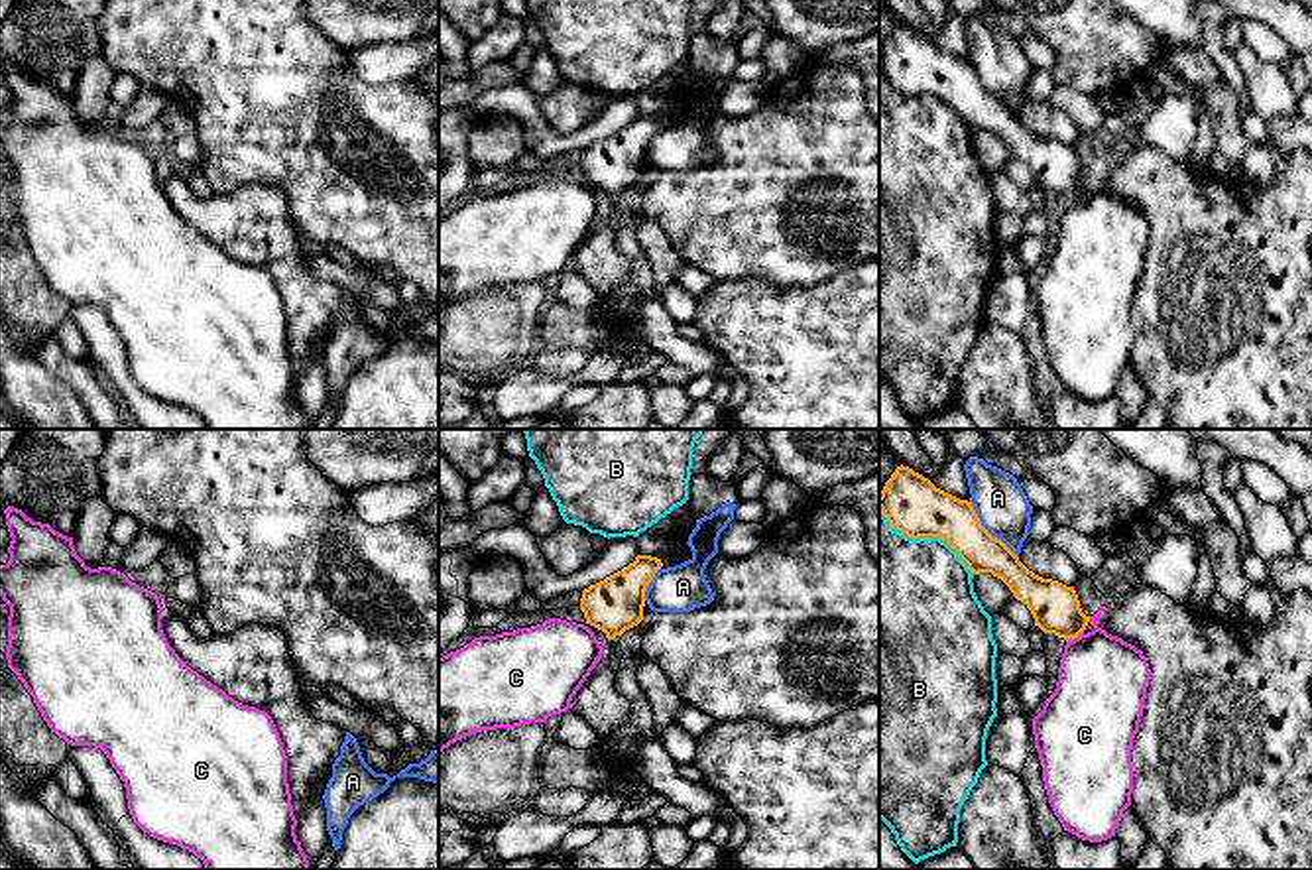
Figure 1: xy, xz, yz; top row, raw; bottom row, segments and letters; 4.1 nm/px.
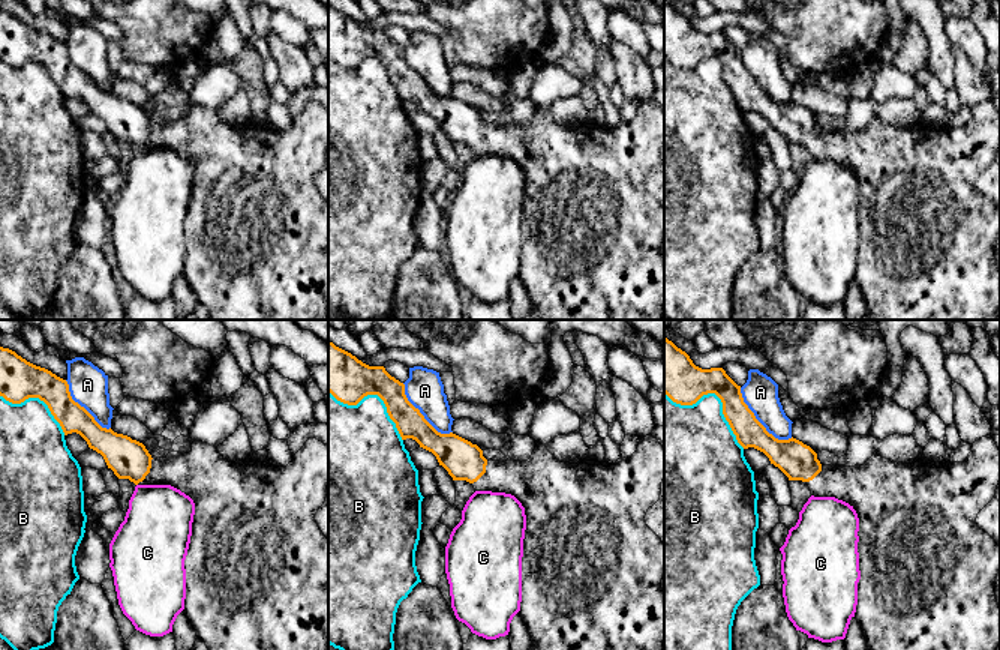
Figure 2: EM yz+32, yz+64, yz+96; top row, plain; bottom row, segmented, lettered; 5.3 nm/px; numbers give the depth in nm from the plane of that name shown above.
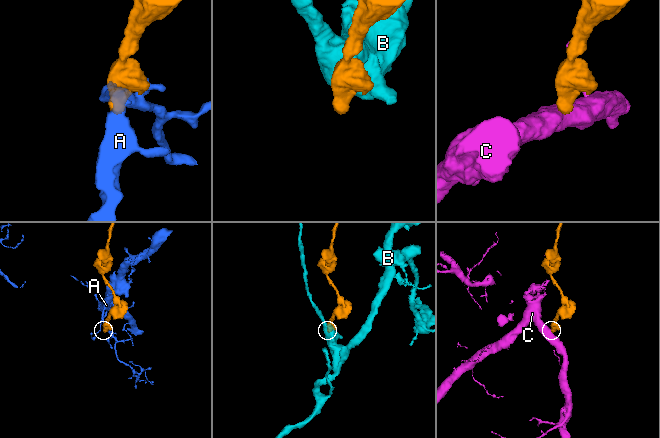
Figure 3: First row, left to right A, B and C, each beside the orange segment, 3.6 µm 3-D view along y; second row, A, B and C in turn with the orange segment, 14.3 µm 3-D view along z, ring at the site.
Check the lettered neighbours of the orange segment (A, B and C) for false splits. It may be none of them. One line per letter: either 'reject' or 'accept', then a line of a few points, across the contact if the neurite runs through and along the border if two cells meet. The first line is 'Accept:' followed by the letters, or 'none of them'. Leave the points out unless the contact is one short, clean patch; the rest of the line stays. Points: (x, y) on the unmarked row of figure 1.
Accept: none of them
A: reject
B: reject
C: reject; line yz (1082, 189), (1067, 201)

